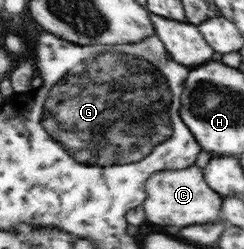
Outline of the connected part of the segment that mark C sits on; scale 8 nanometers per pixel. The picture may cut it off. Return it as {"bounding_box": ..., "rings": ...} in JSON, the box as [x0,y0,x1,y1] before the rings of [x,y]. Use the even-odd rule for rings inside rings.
{"bounding_box":[145,164,225,228],"rings":[[[195,164],[189,168],[183,168],[183,170],[157,172],[148,181],[147,192],[151,192],[151,196],[147,196],[147,204],[145,204],[147,218],[159,226],[185,228],[191,224],[219,222],[223,217],[221,208],[225,197],[207,184],[203,169]]]}

